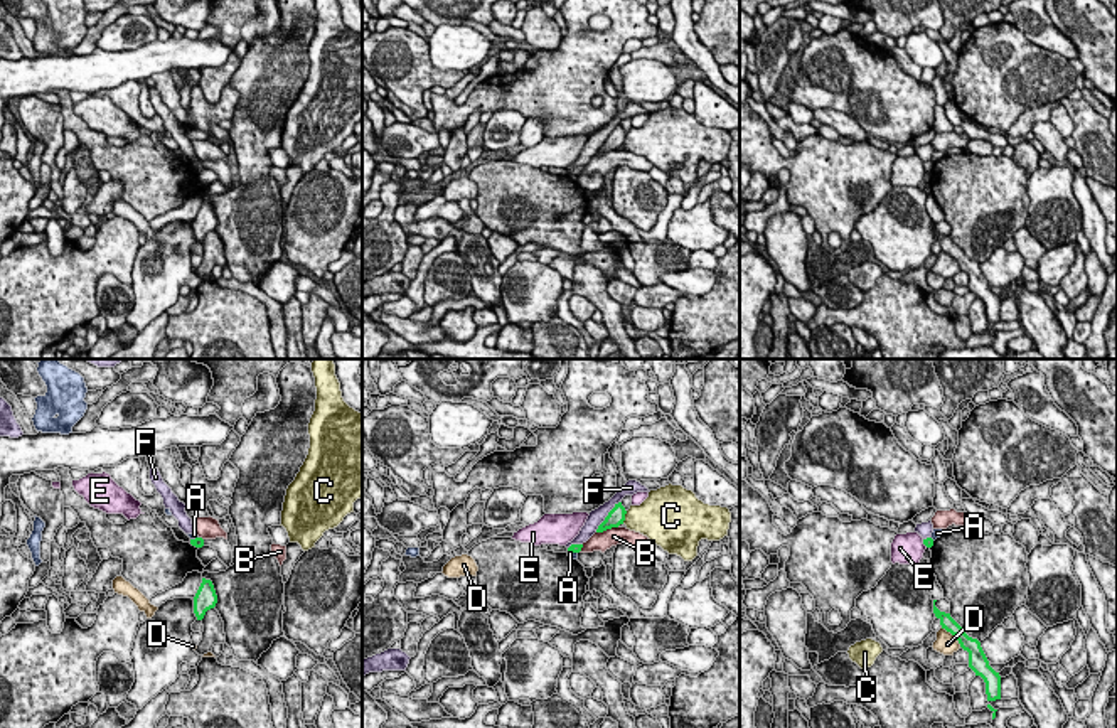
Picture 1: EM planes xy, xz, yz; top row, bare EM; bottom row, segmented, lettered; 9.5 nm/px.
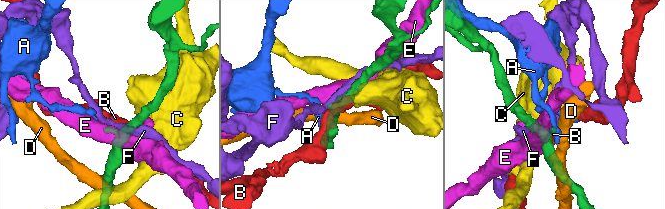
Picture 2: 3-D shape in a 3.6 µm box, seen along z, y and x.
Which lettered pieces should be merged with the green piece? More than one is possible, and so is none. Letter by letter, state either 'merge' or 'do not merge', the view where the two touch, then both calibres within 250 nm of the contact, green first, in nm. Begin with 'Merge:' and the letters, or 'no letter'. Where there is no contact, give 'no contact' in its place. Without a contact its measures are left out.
Merge: no letter
A: do not merge; contact in xz; calibres 90 and 60 nm
B: do not merge; contact in xz; calibres 160 and 190 nm
C: do not merge; contact in xz; calibres 160 and 320 nm
D: do not merge; contact in yz; calibres 160 and 200 nm
E: do not merge; contact in yz; calibres 90 and 300 nm
F: do not merge; contact in xz; calibres 160 and 140 nm

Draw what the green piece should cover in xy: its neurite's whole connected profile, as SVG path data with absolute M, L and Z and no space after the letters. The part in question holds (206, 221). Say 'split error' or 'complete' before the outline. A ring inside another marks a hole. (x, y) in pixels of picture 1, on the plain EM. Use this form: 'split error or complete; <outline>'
complete; M202 201L202 206L194 219L194 236L197 243L202 243L206 234L214 231L217 217L211 202Z

